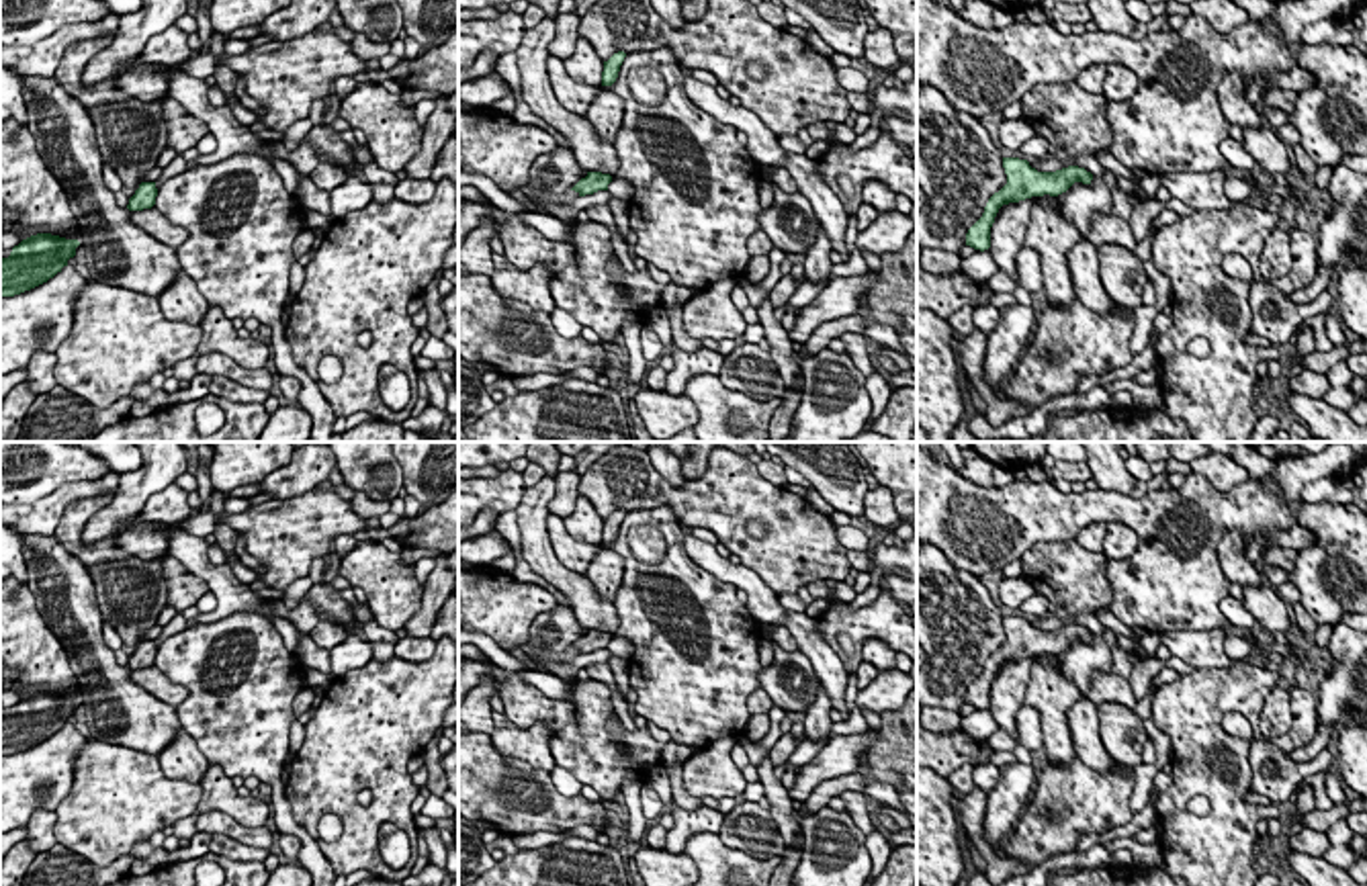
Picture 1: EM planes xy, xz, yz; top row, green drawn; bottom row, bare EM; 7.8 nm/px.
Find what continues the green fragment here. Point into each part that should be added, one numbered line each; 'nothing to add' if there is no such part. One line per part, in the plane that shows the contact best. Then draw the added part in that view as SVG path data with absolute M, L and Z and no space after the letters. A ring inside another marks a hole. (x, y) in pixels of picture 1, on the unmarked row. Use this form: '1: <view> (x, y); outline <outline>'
nothing to add

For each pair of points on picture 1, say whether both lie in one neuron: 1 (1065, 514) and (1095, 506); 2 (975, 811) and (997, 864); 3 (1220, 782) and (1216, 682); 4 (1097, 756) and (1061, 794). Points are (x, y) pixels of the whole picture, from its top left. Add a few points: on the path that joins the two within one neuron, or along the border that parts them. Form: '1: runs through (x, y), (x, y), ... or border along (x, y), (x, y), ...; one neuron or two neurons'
1: runs through (1073, 514), (1087, 508); one neuron
2: runs through (975, 823), (977, 837), (987, 852); one neuron
3: runs through (1214, 758), (1210, 706); one neuron
4: border along (1077, 756), (1095, 770), (1112, 770), (1118, 764); two neurons

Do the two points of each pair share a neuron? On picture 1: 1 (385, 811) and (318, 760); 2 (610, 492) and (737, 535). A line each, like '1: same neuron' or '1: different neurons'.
1: same neuron
2: same neuron

